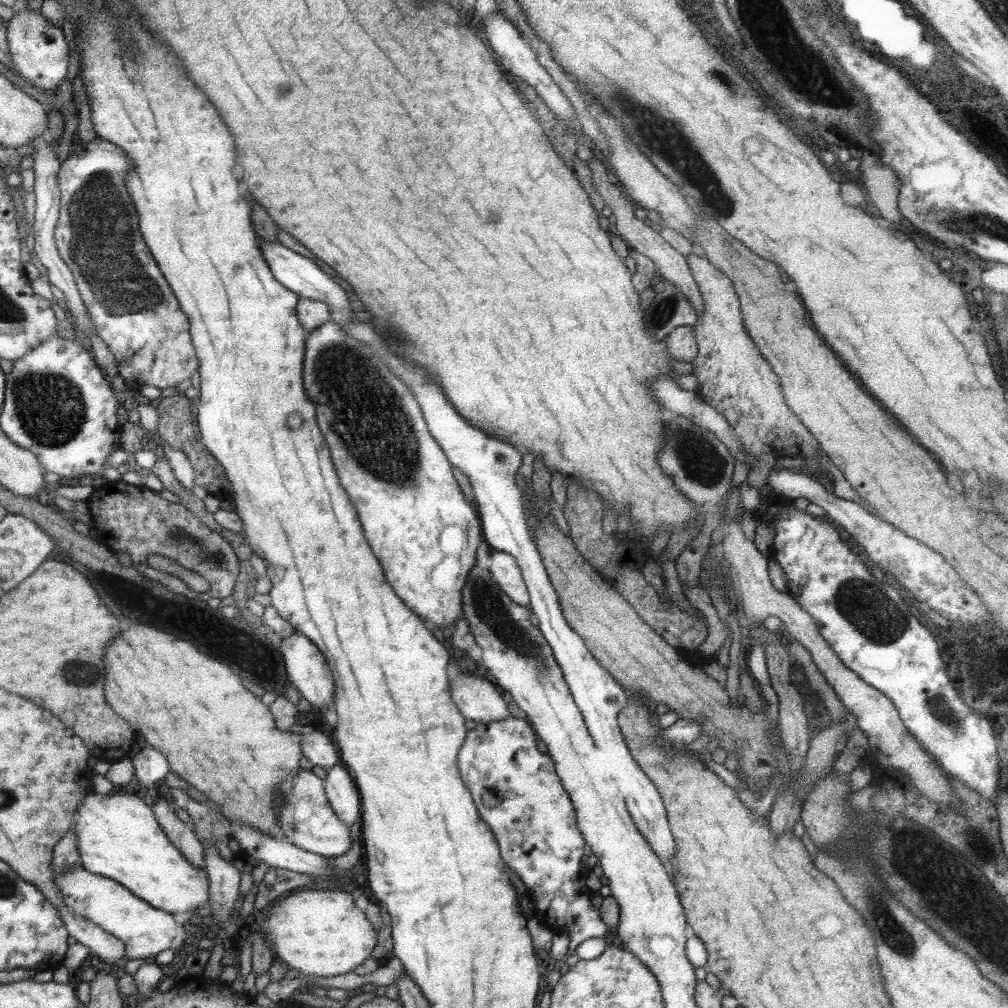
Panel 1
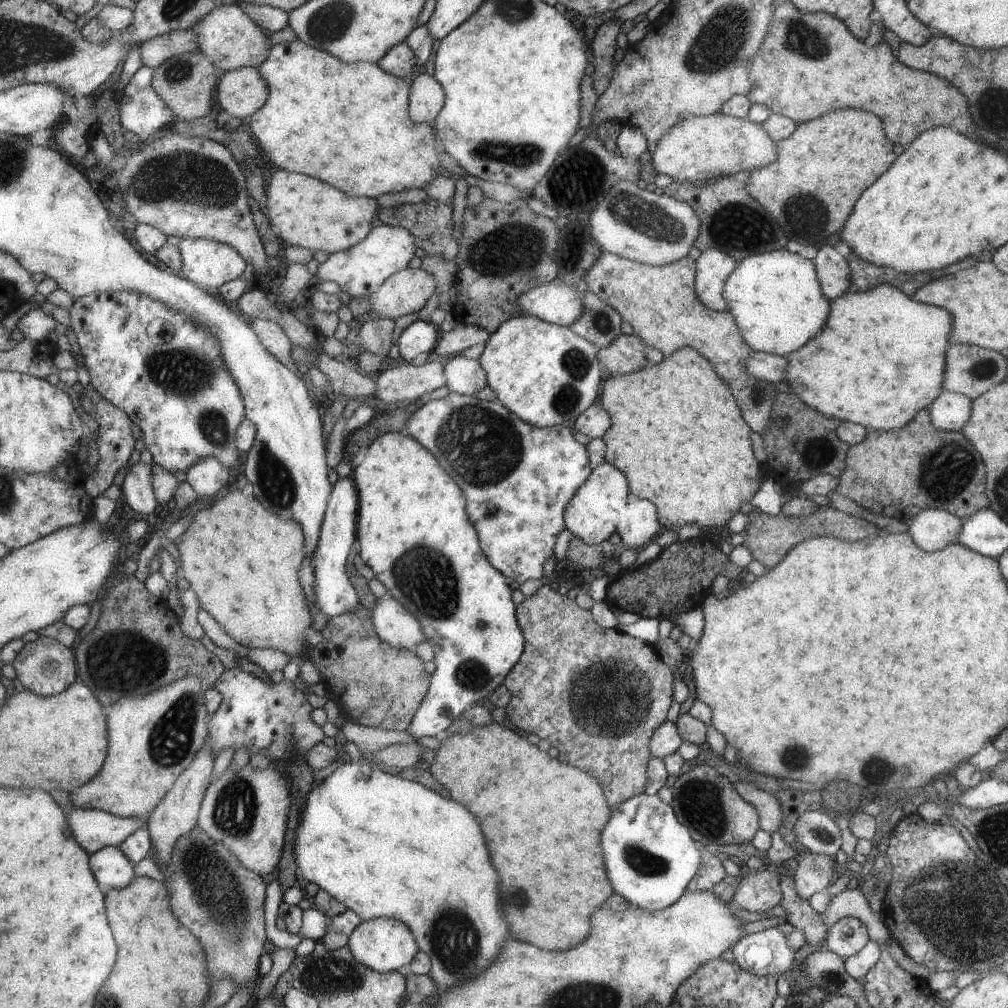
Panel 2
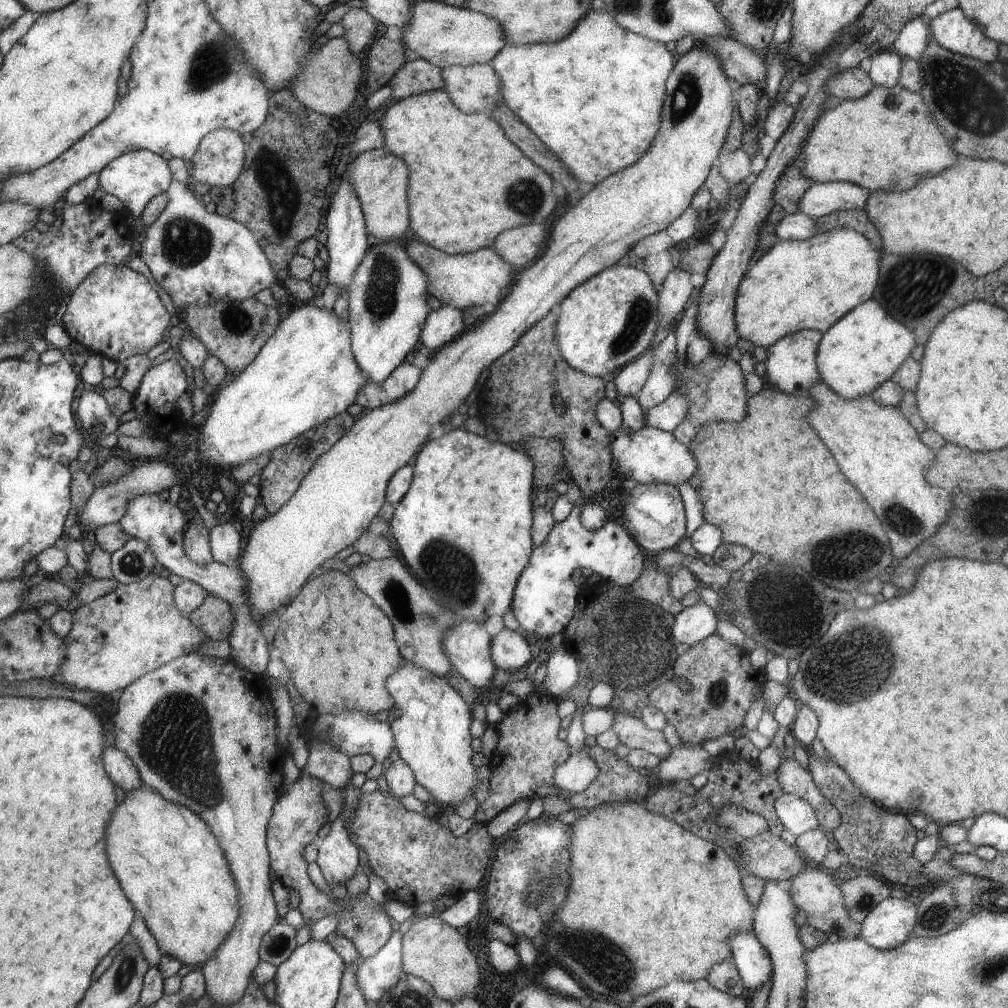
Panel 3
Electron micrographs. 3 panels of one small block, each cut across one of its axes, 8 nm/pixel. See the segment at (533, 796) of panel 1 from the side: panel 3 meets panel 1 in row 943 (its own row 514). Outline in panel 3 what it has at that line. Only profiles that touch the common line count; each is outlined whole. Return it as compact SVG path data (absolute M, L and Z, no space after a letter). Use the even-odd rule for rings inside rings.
M577 503L563 522L554 525L548 534L548 538L544 540L544 544L534 548L534 554L530 556L529 566L522 571L518 579L511 610L524 632L532 633L540 638L542 636L549 638L562 633L564 628L573 620L579 596L578 584L572 580L572 572L576 568L588 568L598 574L602 580L622 584L622 586L631 585L645 570L642 550L625 528L608 519L602 528L588 530L582 526L580 514L582 514L582 505Z

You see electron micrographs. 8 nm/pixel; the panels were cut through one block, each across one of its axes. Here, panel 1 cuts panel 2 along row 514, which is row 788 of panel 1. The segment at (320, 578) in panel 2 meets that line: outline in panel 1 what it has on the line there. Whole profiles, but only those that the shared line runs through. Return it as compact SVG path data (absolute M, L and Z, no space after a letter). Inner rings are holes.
M340 762L328 770L328 776L324 778L325 792L329 794L329 803L332 805L333 812L341 818L345 824L354 825L354 820L360 818L362 802L361 794L354 784L352 774L349 770L344 770Z

